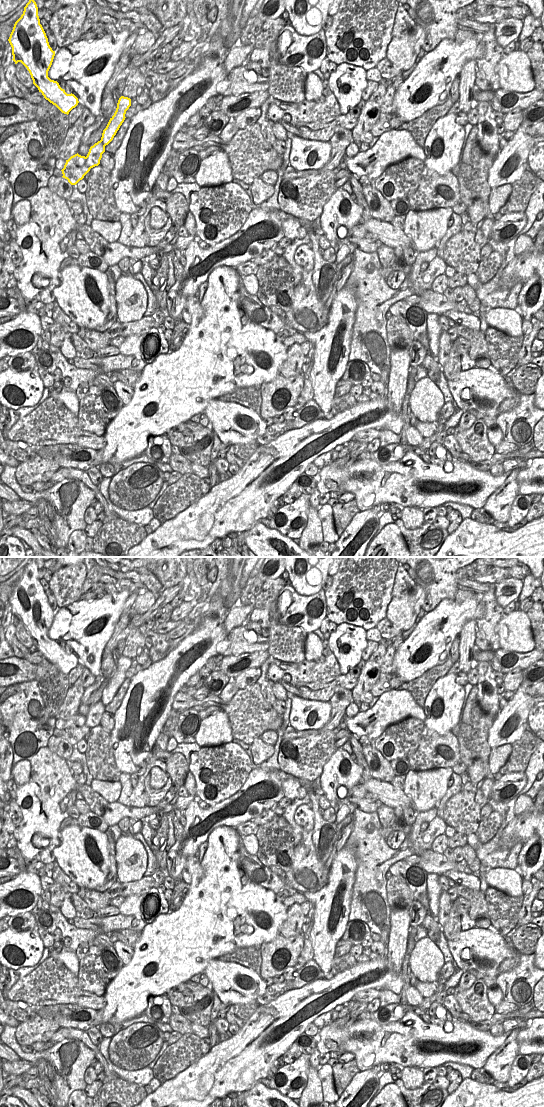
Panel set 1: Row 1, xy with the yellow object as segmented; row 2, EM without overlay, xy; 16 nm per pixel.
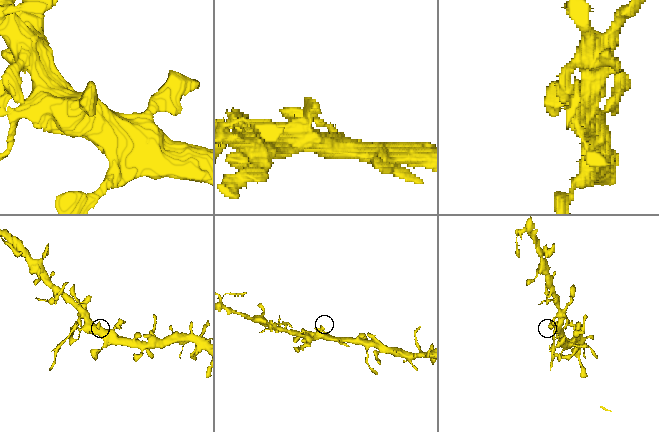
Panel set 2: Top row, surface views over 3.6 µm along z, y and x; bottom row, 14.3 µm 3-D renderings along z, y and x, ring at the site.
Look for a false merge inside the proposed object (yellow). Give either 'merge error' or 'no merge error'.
no merge error

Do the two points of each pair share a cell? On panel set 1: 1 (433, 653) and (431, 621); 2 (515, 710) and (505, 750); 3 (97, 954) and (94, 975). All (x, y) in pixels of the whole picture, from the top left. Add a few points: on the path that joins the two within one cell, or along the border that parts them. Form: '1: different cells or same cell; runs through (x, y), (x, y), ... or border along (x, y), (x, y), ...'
1: same cell; runs through (433, 645), (433, 629)
2: different cells; border along (510, 743), (504, 743), (491, 749)
3: same cell; runs through (97, 959), (96, 970)

